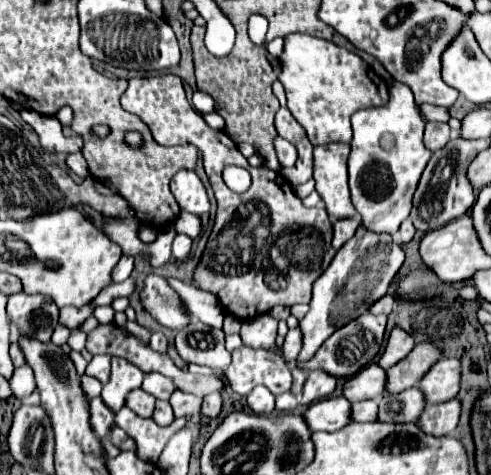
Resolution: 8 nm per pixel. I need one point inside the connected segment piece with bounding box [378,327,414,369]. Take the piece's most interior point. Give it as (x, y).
(399, 344)

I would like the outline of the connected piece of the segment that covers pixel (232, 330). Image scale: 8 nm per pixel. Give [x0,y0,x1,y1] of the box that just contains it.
[223,315,242,334]

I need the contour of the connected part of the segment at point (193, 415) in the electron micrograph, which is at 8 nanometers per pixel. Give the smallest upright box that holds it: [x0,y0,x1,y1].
[170,391,200,427]

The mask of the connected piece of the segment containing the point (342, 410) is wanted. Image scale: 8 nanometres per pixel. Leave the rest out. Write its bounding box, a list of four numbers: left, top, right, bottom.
[304,397,350,431]

